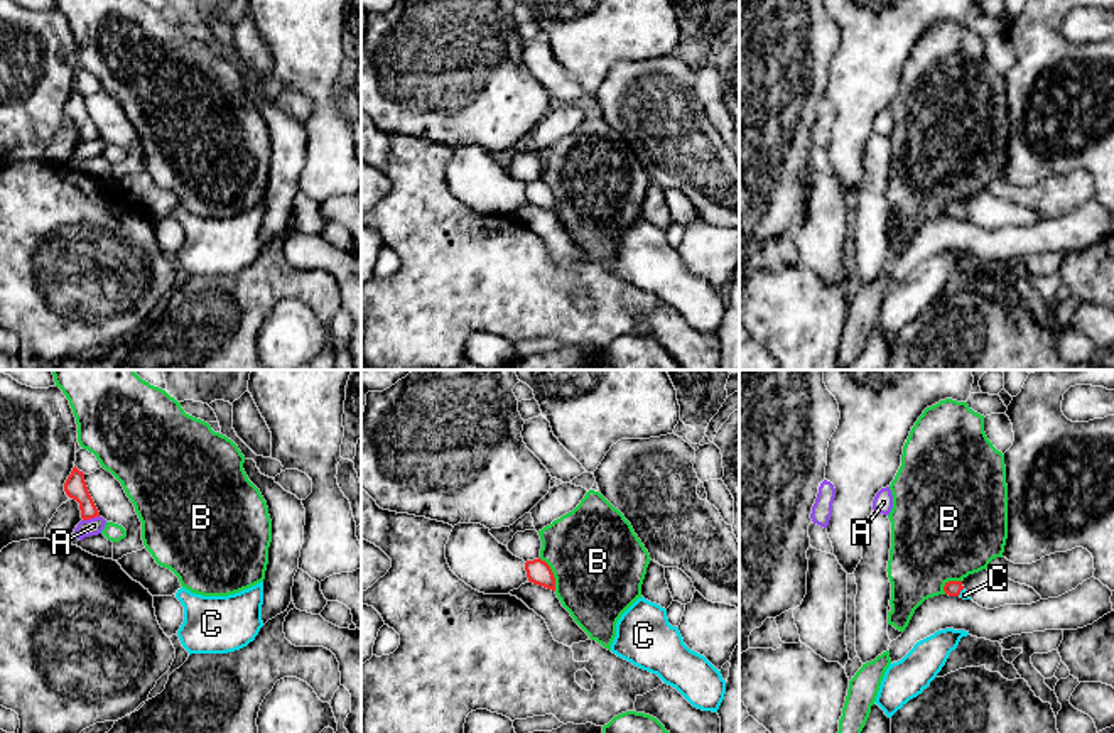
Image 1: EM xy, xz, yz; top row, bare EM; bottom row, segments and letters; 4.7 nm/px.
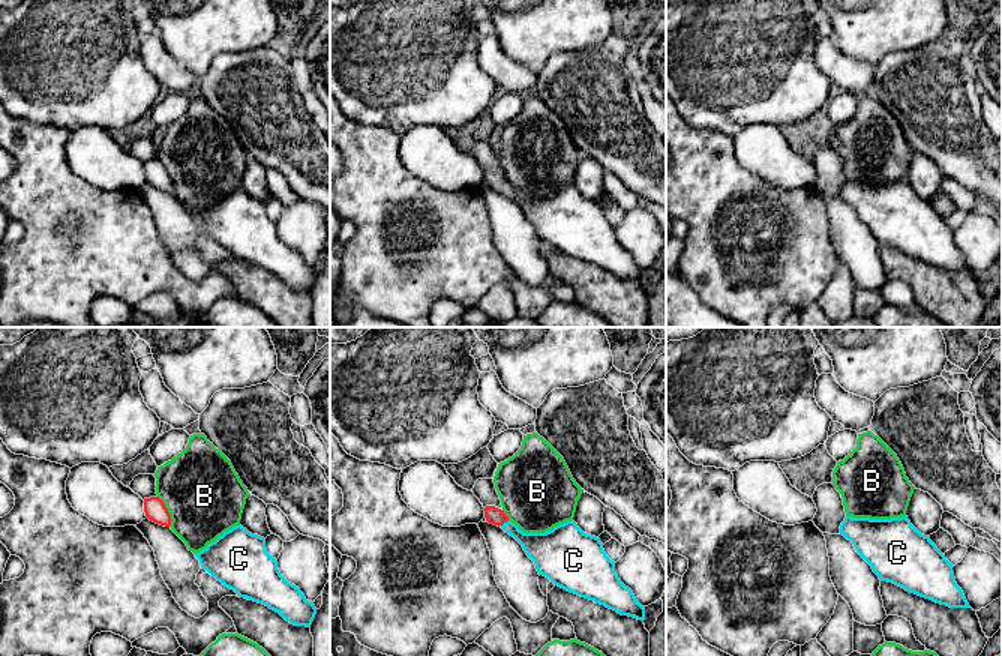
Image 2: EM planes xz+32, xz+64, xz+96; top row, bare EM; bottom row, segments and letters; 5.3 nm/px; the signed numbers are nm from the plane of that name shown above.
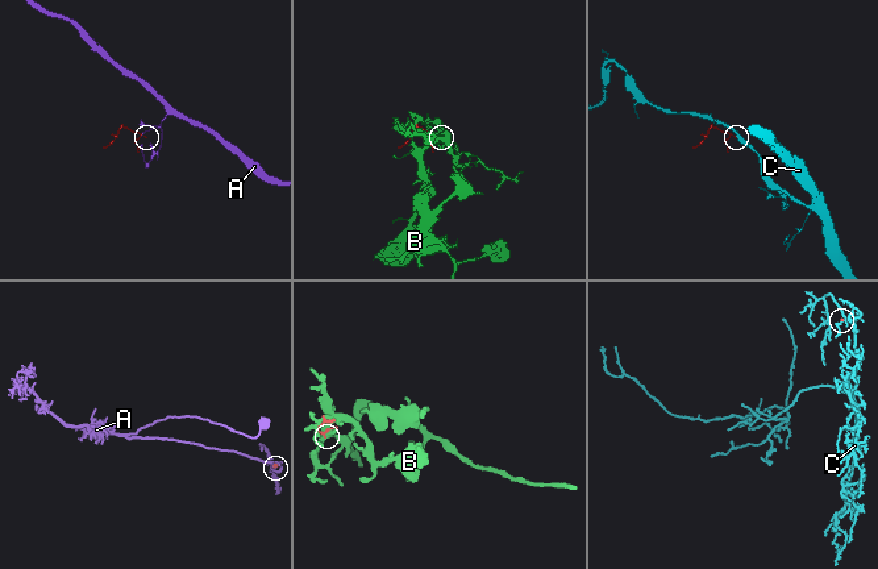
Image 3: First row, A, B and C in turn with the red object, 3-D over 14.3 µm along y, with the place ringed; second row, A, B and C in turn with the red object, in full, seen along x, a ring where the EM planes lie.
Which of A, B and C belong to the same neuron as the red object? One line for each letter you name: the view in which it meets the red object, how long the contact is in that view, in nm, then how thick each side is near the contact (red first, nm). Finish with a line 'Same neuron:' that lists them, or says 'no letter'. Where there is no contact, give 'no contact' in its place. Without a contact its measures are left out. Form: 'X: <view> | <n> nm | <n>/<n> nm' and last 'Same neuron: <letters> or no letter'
C: yz | 50 nm | 80/40 nm
Same neuron: C

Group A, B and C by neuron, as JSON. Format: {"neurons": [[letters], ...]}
{"neurons": [["A"], ["B"], ["C"]]}

